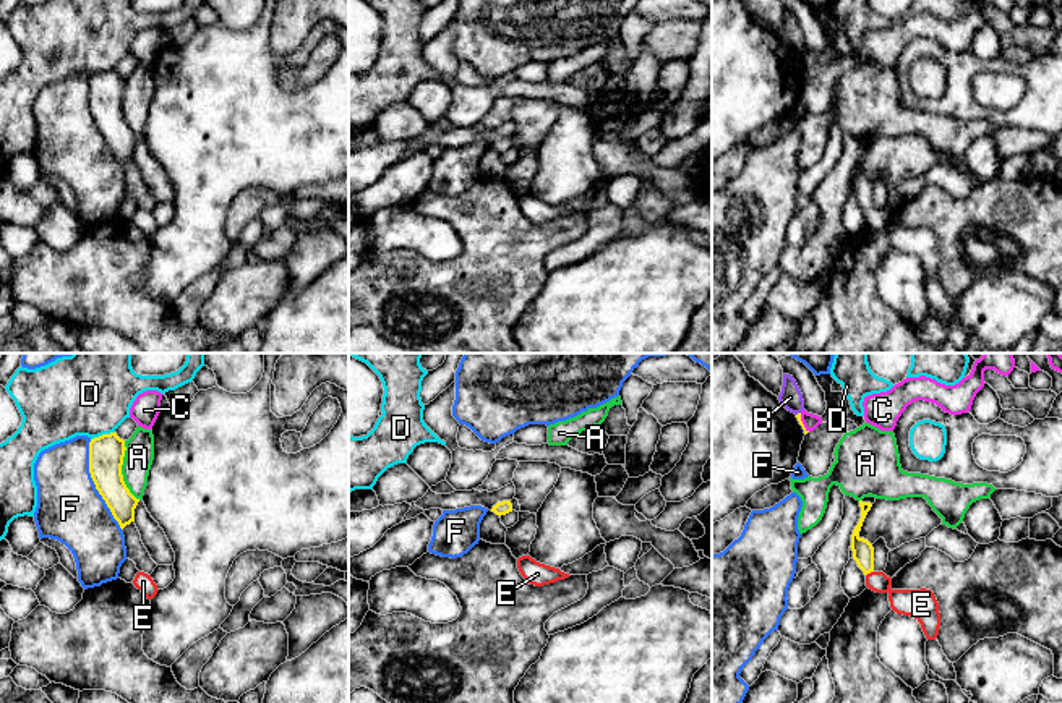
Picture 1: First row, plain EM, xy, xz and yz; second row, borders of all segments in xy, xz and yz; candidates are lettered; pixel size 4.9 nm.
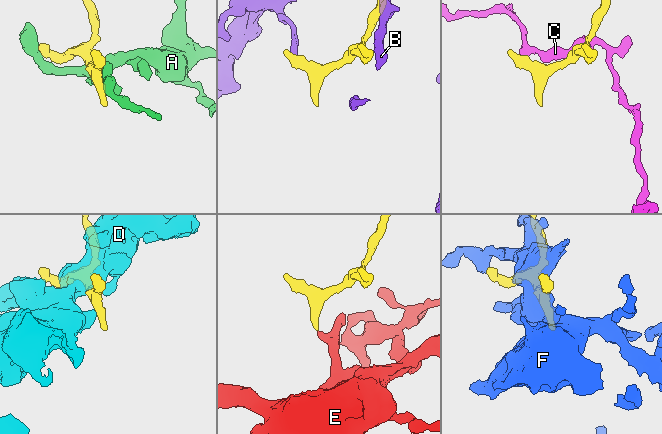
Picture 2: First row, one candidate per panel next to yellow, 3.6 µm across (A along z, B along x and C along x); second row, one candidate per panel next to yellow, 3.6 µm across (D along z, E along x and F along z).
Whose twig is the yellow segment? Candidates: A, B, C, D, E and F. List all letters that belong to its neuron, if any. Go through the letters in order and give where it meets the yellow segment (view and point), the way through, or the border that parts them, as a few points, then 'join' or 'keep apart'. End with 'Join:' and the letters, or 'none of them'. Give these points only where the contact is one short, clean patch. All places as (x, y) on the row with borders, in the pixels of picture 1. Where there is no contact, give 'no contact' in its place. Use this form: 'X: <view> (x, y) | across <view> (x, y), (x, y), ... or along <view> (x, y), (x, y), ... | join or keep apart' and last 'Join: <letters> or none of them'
A: xy (120, 472) | along xy (124, 441), (122, 480), (140, 499) | keep apart
B: yz (798, 413) | keep apart
C: yz (801, 423) | along yz (800, 413), (801, 423), (809, 431) | keep apart
D: xy (102, 434) | keep apart
E: yz (869, 572) | across yz (863, 553), (869, 572), (903, 601) | join
F: xy (94, 483) | keep apart
Join: E

